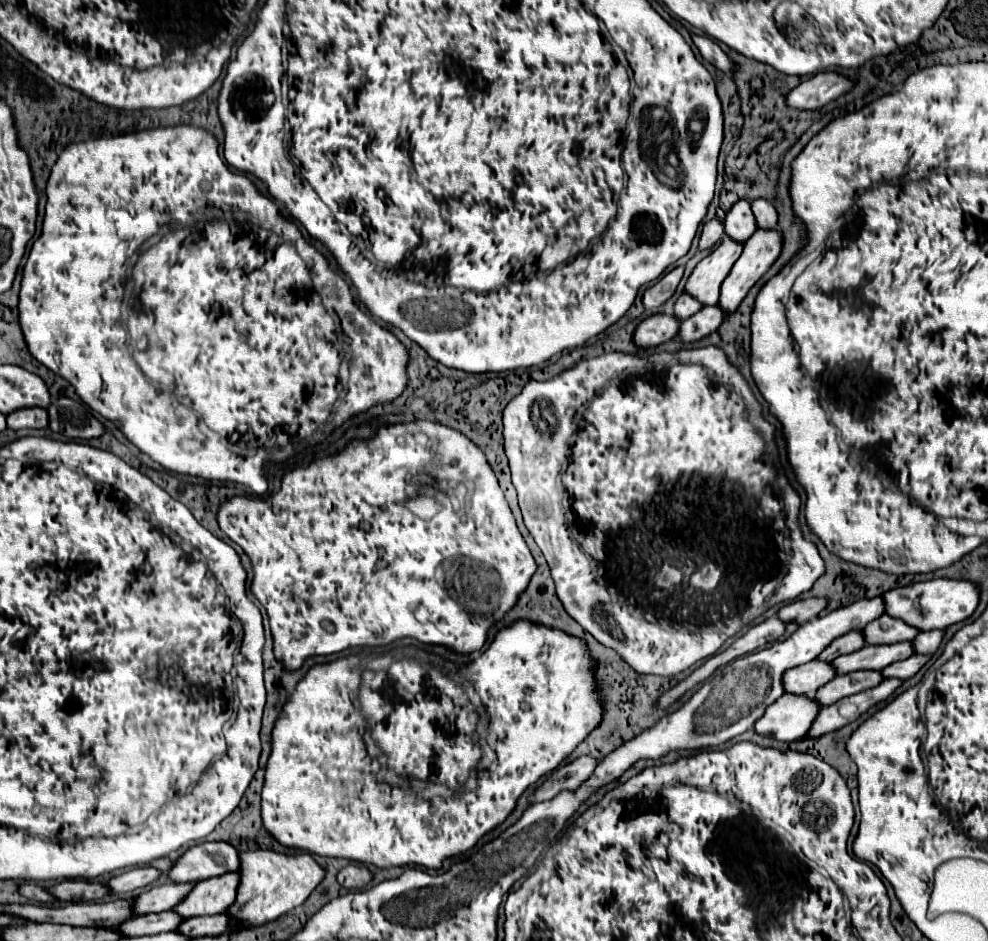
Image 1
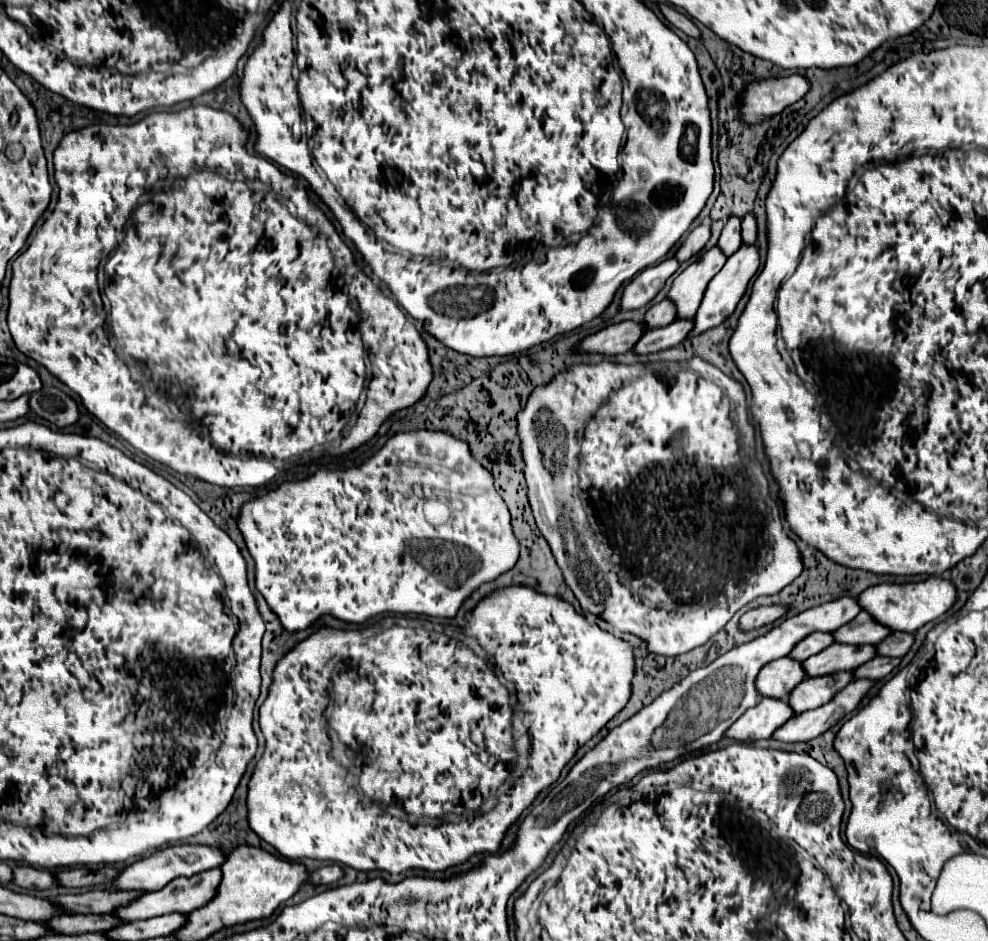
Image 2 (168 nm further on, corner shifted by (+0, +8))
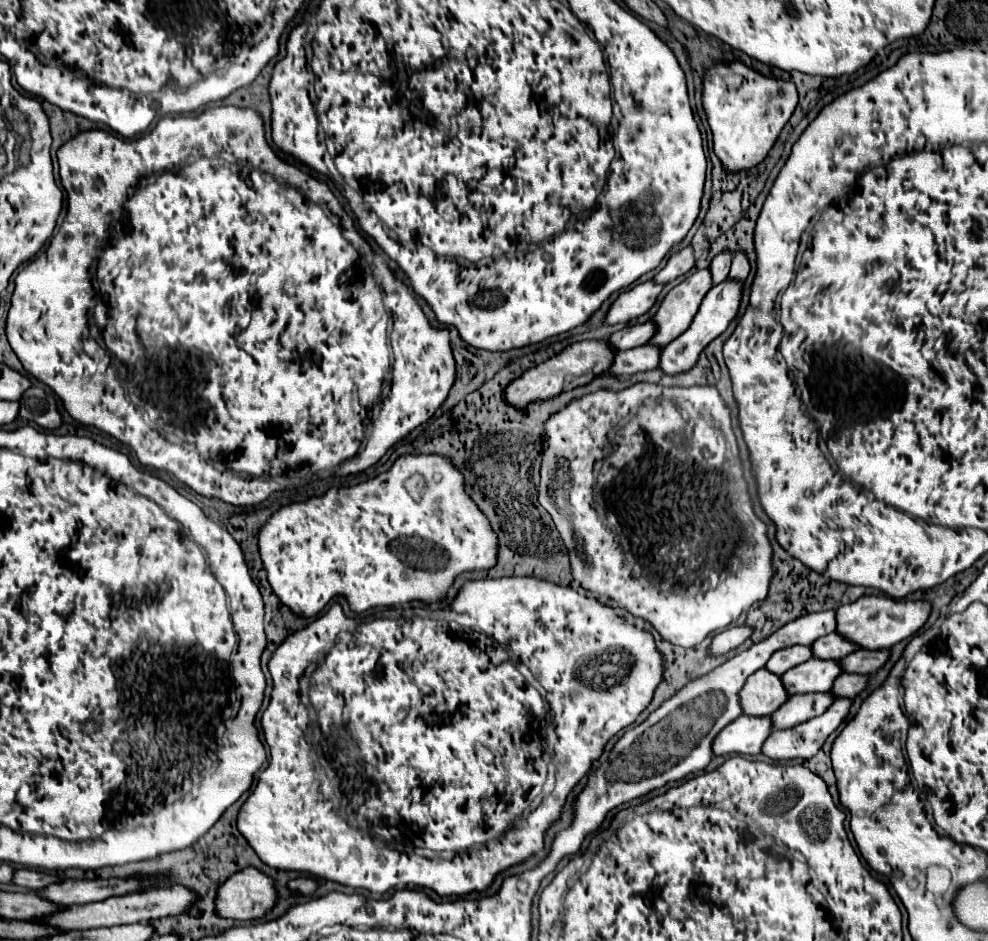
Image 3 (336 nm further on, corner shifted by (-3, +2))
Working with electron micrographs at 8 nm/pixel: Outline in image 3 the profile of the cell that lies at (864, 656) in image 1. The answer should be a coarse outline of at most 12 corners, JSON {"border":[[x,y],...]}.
{"border":[[811,658],[781,676],[789,694],[829,692],[839,660]]}

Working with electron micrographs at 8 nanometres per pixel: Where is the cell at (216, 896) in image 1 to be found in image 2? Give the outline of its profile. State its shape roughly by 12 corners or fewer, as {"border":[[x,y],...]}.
{"border":[[220,868],[174,878],[112,914],[122,922],[188,914],[208,904]]}

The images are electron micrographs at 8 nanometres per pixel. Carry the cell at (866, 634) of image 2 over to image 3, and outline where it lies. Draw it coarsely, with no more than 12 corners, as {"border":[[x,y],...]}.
{"border":[[839,632],[815,640],[815,656],[841,658],[861,650]]}

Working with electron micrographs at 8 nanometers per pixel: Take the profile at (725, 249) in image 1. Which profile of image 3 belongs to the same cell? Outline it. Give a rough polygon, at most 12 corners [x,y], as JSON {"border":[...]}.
{"border":[[697,270],[669,290],[651,342],[665,346],[691,326],[711,286]]}

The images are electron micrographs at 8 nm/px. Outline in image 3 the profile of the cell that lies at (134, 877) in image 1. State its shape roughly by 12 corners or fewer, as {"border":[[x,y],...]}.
{"border":[[29,868],[15,870],[13,884],[41,892],[63,878]]}

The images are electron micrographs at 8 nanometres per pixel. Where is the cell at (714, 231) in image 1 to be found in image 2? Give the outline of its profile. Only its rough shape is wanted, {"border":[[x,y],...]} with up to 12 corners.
{"border":[[698,226],[680,244],[674,258],[686,262],[710,238],[710,226]]}

